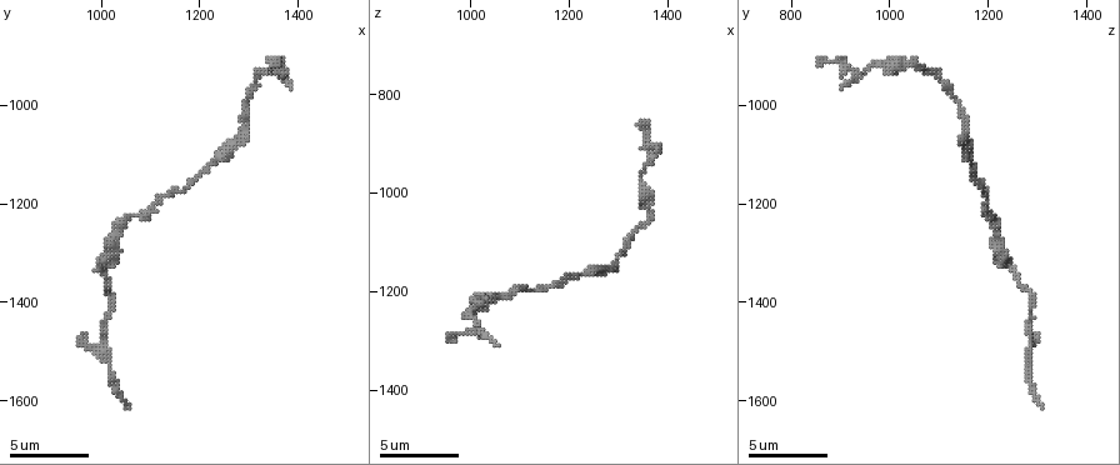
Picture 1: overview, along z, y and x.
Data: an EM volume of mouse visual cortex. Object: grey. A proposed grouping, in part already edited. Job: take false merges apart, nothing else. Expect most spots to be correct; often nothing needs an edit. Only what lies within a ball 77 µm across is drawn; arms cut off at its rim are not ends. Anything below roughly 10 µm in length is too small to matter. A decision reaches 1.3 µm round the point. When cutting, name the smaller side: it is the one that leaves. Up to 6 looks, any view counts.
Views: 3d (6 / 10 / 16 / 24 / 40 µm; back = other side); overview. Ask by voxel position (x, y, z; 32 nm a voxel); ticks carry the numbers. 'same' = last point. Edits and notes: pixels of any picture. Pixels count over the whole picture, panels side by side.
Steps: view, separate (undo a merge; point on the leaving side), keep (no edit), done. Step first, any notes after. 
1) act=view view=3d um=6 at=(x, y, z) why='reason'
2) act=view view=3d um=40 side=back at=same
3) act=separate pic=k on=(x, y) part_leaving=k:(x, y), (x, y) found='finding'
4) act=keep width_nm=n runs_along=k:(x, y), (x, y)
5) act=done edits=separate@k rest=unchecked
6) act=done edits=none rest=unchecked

act=view view=3d um=10 at=(1015, 1310, 1230) why='thick turns thin'

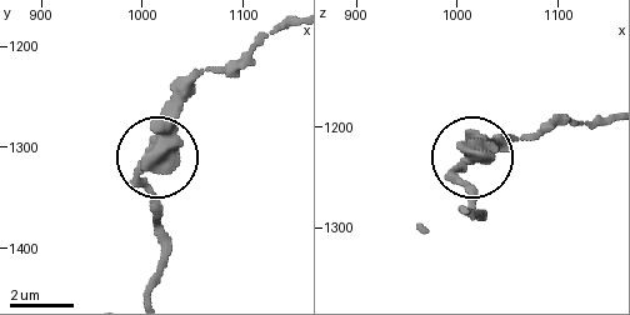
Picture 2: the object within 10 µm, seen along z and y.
act=keep found='one neuron here'

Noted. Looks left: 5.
act=view view=3d um=10 at=(1170, 1165, 1185)

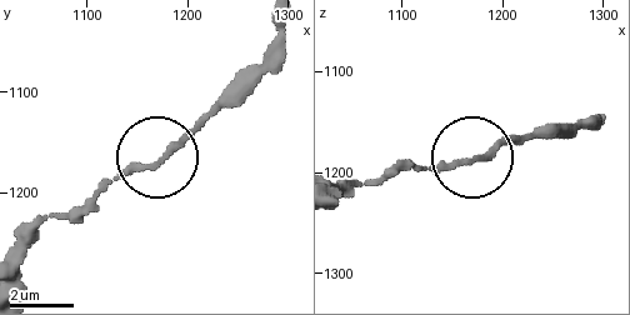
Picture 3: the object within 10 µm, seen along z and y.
act=view view=3d um=10 side=back at=(1172, 1172, 1190)

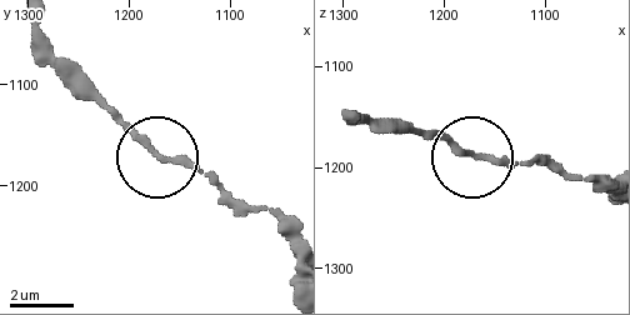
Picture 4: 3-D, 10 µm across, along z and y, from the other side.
act=keep runs_along=4:(159, 155), (191, 164), (229, 199) found='continuous, no second neuron'

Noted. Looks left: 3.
act=view view=3d um=10 at=(1370, 915, 1050) why='thick turns thin'

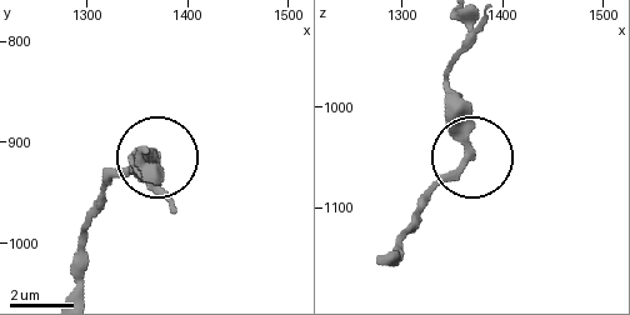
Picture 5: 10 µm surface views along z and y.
act=view view=3d um=6 at=same

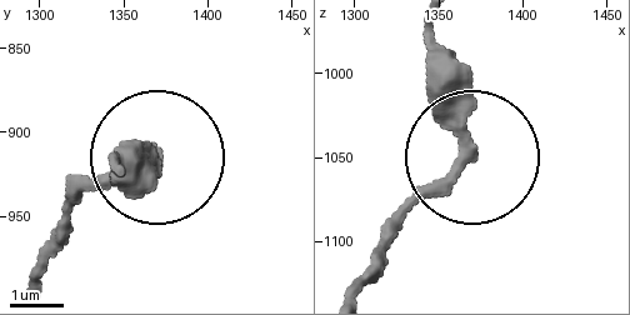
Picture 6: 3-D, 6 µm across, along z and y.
act=keep width_nm=280 runs_along=6:(355, 285), (468, 150), (431, 20) found='continuous, no second neuron'

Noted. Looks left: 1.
act=done edits=none rest=unchecked

